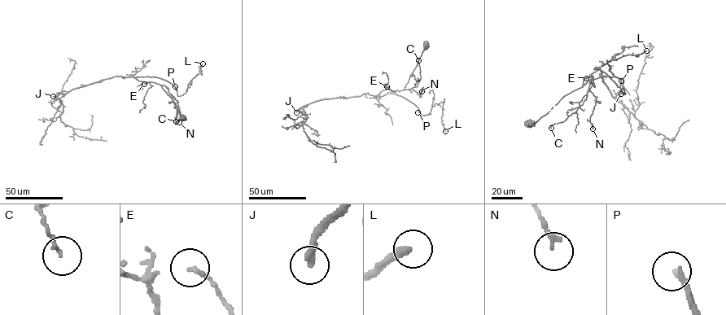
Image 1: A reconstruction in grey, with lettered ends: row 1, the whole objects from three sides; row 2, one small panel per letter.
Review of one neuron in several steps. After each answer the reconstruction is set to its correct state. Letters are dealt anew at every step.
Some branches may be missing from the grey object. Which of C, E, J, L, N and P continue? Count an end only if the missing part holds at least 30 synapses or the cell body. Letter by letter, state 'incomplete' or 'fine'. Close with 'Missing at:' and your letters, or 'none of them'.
C: fine
E: fine
J: incomplete
L: incomplete
N: fine
P: incomplete
Missing at: J, L, P

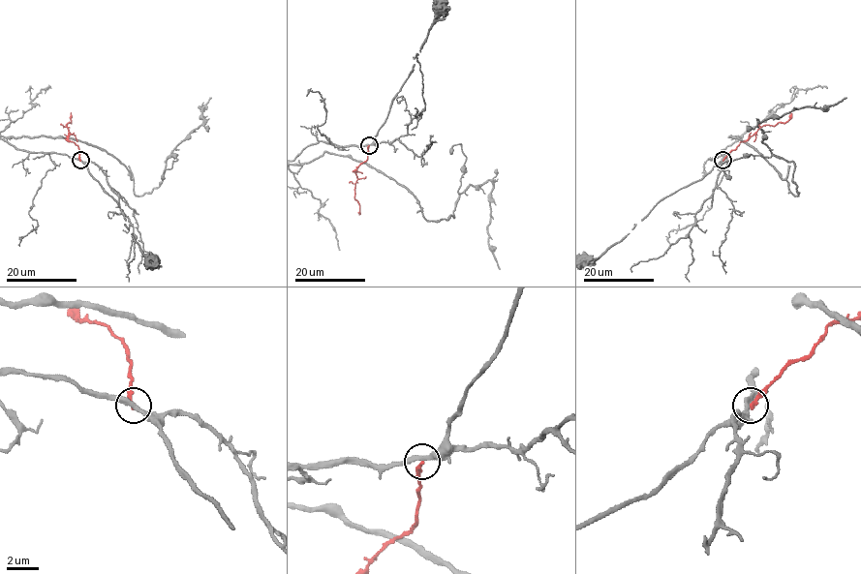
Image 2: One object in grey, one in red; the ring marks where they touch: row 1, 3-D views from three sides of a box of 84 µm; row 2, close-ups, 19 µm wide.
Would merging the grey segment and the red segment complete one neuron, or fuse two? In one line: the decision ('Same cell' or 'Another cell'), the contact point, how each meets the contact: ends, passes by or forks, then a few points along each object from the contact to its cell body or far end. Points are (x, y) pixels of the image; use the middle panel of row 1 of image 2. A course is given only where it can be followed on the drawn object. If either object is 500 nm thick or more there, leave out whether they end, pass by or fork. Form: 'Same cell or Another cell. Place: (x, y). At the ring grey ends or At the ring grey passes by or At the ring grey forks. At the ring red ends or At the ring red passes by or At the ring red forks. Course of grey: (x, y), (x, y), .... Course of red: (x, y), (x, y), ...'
Another cell. Place: (369, 145). At the ring grey passes by. At the ring red ends. Course of grey: (369, 144), (384, 123), (391, 102), (409, 77), (414, 58), (419, 51), (428, 28), (445, 9), (442, 6). Course of red: (369, 145), (368, 158), (356, 168), (355, 173), (354, 197), (359, 212)

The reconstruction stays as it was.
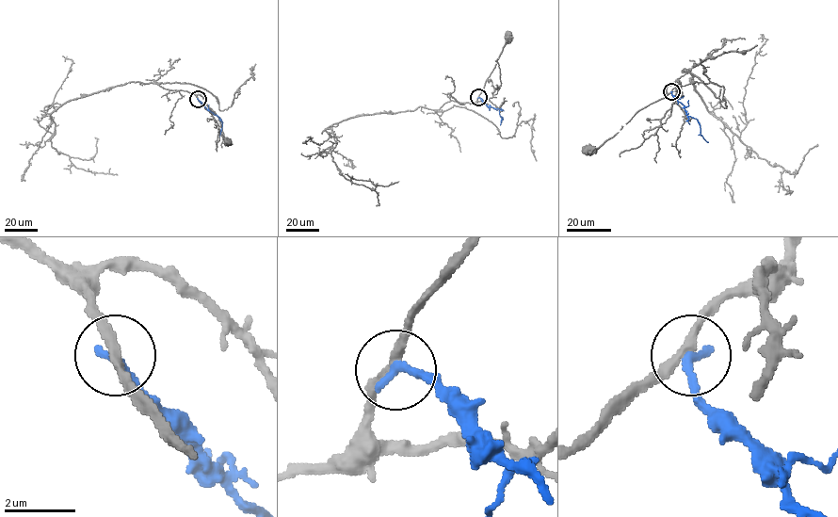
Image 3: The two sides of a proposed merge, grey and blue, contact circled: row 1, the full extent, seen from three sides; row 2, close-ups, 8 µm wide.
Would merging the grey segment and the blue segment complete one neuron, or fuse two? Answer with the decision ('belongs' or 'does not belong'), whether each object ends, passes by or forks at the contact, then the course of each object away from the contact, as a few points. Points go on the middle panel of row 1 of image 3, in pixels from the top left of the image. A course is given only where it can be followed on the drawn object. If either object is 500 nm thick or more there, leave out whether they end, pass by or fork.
does not belong; grey passes by; blue ends there; grey runs (478, 97), (508, 37); blue runs (478, 97), (488, 106), (499, 109), (503, 118), (500, 124)

